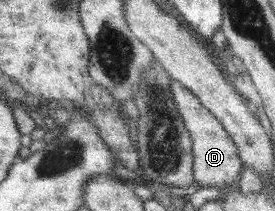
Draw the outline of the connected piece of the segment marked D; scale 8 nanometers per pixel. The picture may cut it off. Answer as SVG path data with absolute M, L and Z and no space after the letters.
M170 79L169 87L172 100L174 101L179 117L182 119L184 128L189 134L192 153L193 180L201 187L214 186L223 189L223 192L234 187L234 178L239 176L244 167L238 158L236 147L227 132L220 126L215 116L210 114L199 100L180 83Z

